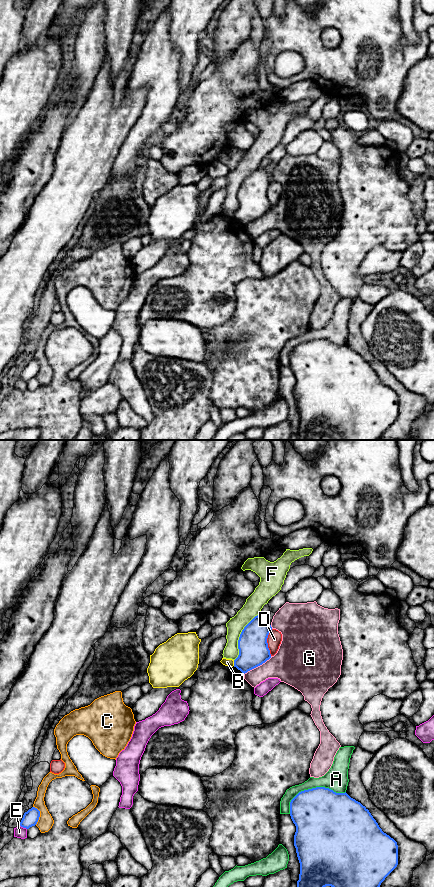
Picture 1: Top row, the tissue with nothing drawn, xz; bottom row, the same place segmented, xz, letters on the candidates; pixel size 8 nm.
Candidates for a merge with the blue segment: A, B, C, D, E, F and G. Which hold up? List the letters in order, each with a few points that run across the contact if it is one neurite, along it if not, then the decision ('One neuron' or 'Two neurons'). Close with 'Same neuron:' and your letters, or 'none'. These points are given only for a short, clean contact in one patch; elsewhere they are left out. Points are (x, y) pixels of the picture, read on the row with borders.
A: Two neurons
B: Line: xz (233, 660), (234, 665). Two neurons
C: Two neurons
D: Two neurons
E: Two neurons
F: Two neurons
G: Two neurons
Same neuron: none

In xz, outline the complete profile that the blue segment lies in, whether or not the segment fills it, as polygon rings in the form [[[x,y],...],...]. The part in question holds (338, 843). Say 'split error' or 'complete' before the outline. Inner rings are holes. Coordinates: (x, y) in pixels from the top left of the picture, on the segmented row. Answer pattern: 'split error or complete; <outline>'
complete; [[[316,787],[301,791],[290,802],[290,816],[296,826],[294,846],[296,848],[297,857],[300,863],[300,874],[299,880],[297,881],[297,887],[380,887],[385,878],[398,865],[397,842],[382,831],[376,820],[365,806],[351,798],[346,792],[336,793],[325,787]]]

